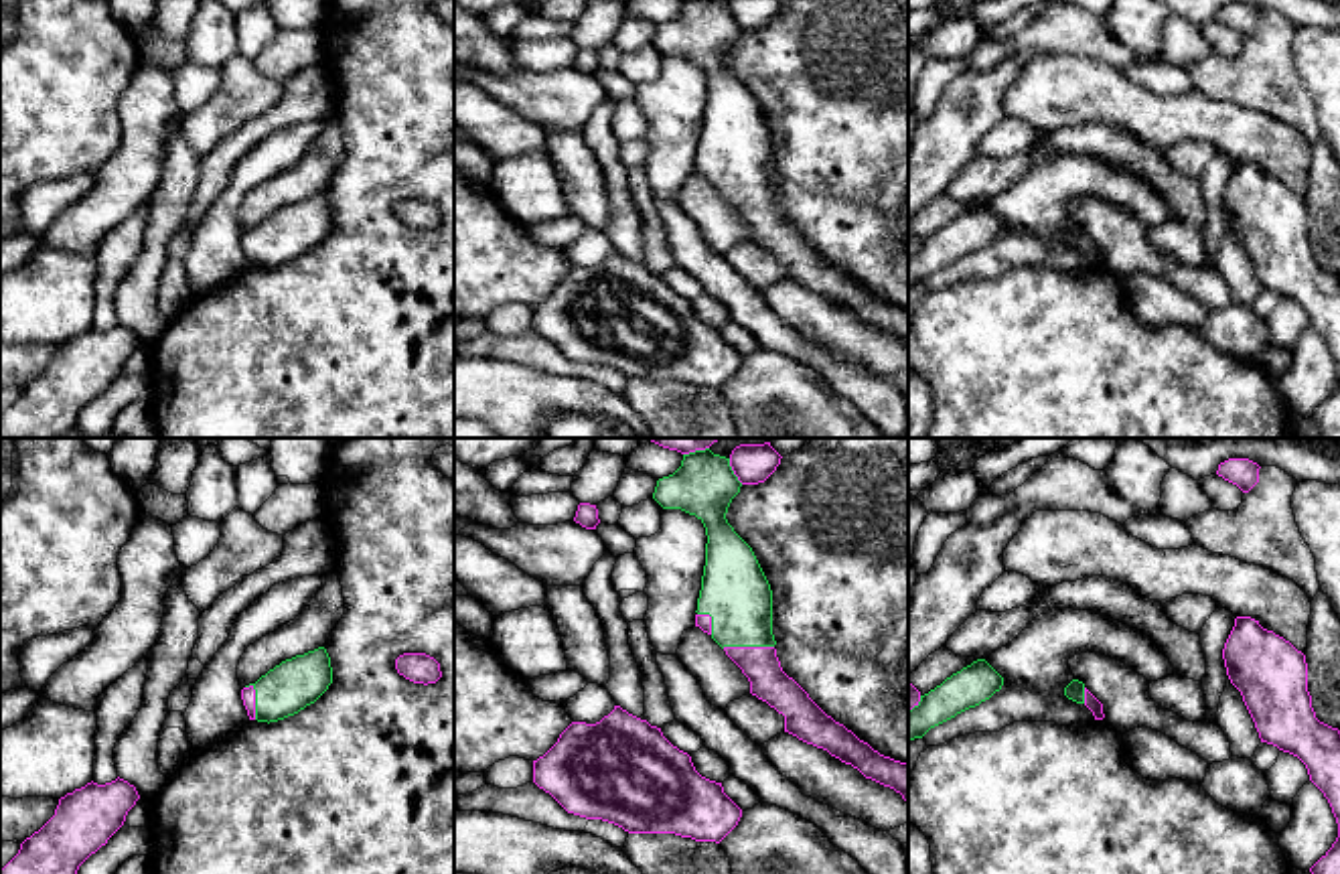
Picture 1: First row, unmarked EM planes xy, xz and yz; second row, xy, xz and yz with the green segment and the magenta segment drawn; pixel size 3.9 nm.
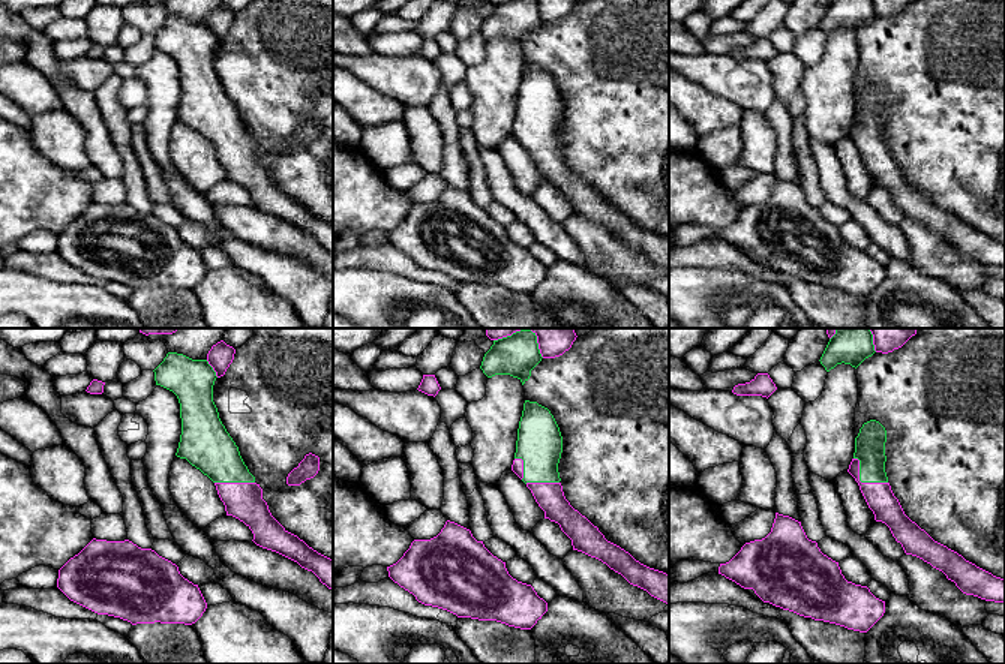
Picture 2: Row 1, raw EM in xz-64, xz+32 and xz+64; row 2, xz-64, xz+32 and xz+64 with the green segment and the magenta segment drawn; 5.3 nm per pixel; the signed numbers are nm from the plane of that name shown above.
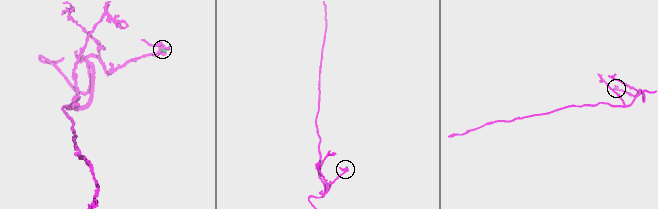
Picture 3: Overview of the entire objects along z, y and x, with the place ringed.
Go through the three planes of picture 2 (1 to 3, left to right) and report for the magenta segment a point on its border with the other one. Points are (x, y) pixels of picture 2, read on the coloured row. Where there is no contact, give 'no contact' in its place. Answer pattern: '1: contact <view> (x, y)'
1: contact xz-64 (234, 481)
2: contact xz+32 (542, 481)
3: contact xz+64 (861, 481)

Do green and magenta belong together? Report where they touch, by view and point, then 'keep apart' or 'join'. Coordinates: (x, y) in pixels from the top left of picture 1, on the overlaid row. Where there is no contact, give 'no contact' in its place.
xz (747, 645) | join

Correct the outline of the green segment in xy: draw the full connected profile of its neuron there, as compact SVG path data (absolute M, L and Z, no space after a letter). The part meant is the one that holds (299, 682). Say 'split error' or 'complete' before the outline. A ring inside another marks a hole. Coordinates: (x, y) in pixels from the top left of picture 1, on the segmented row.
split error; M324 647L282 661L241 689L249 720L278 722L314 704L332 683Z

